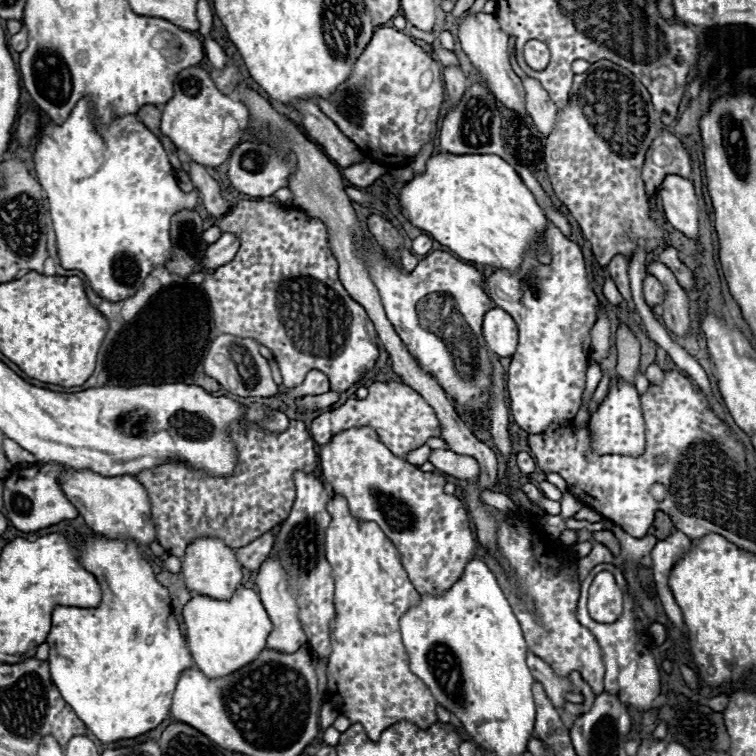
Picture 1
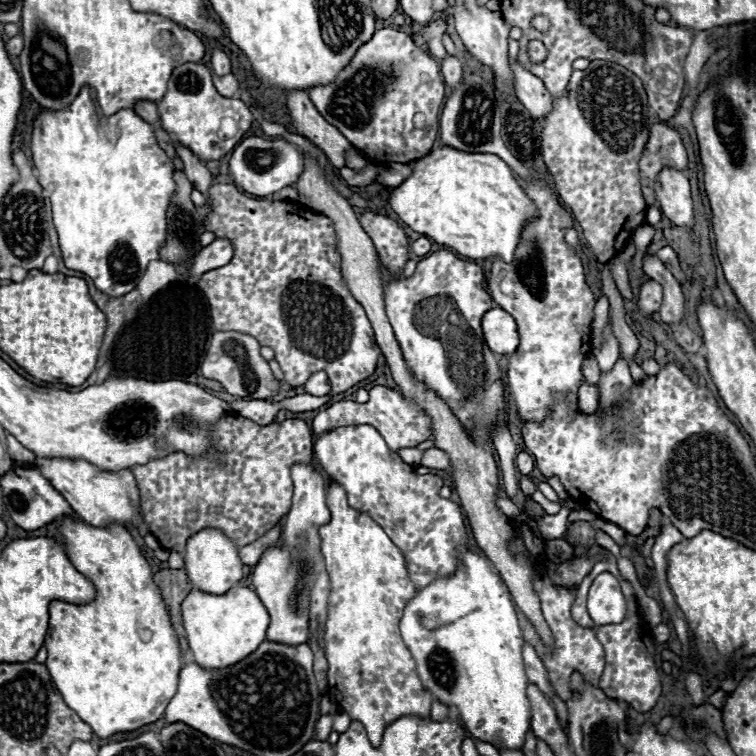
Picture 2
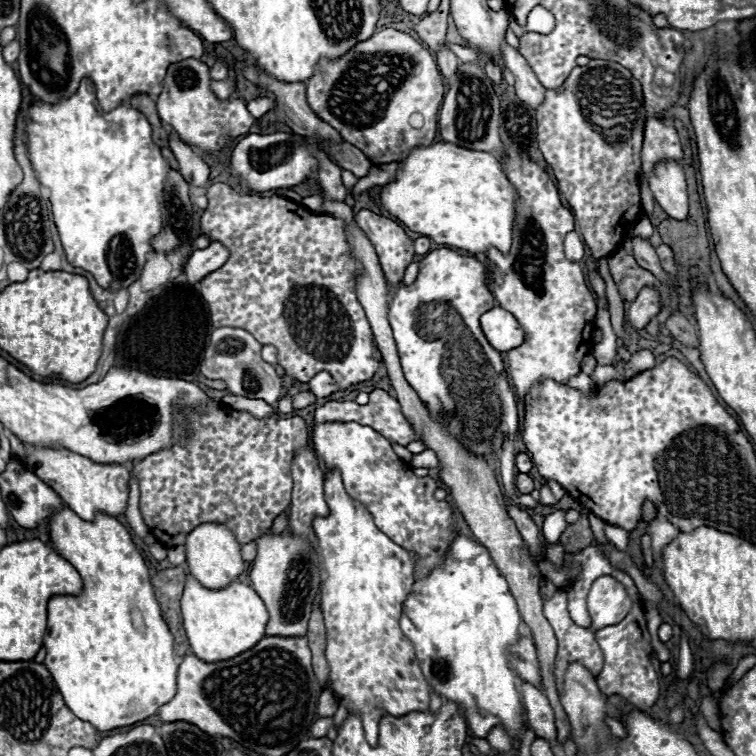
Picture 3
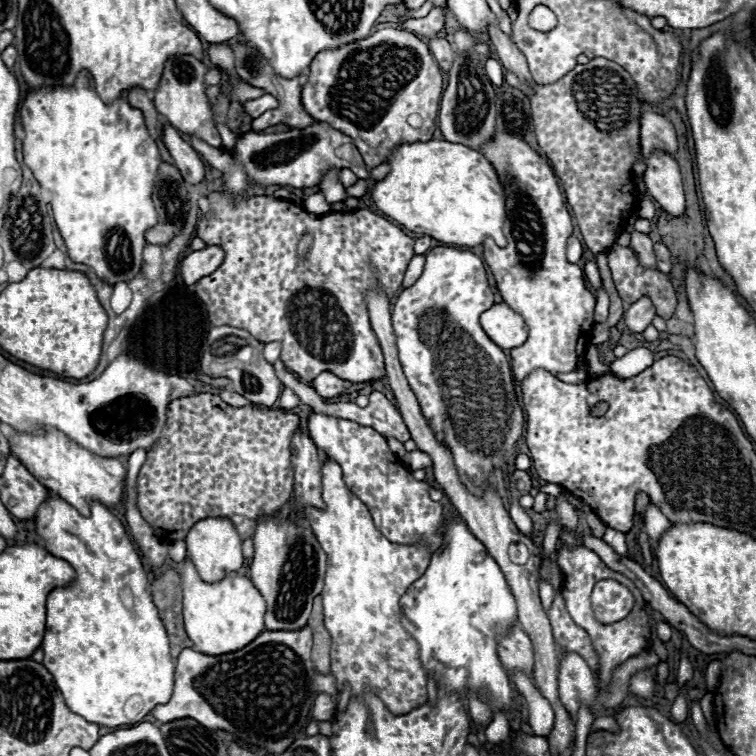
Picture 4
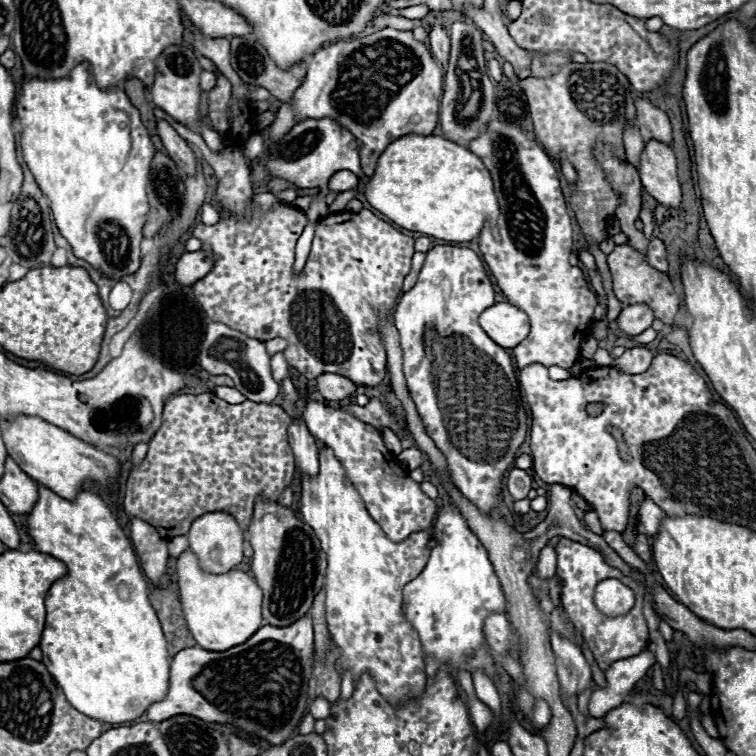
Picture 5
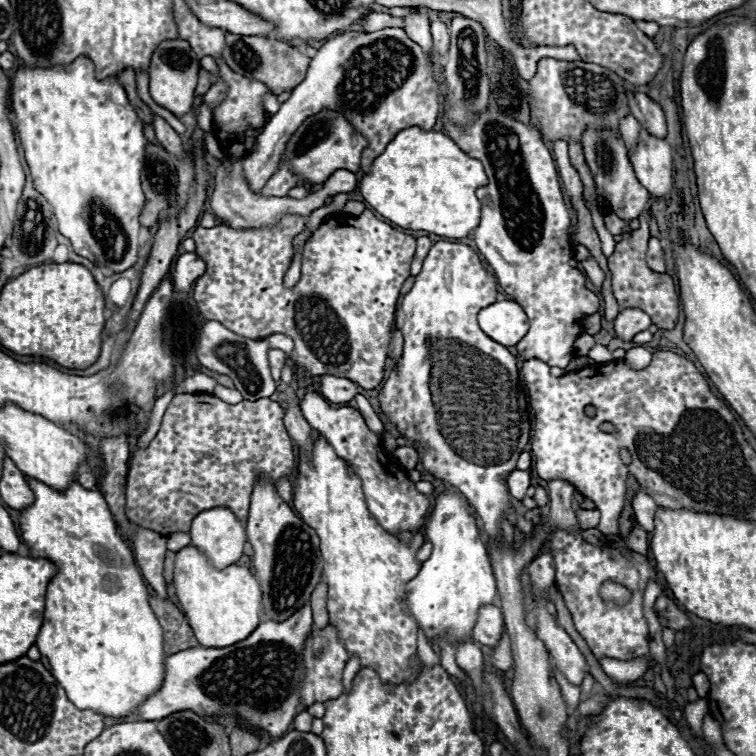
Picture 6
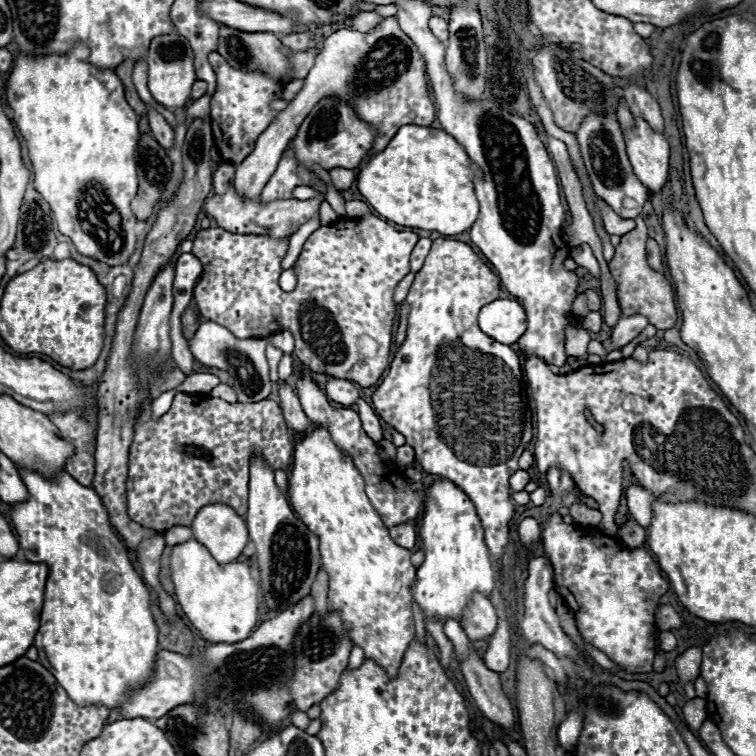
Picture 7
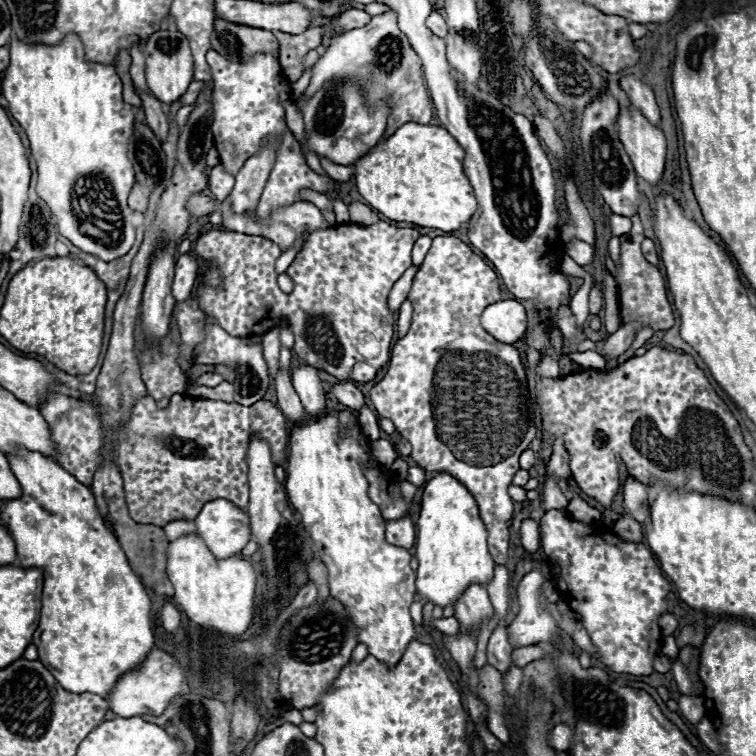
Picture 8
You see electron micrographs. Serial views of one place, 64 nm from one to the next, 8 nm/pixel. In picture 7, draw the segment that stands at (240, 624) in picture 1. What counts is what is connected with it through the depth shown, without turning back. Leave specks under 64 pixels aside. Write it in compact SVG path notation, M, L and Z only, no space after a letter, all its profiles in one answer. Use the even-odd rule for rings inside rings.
M194 538L172 546L170 576L176 586L176 600L192 626L208 642L240 642L248 638L258 620L258 582L244 562L218 564L210 552Z

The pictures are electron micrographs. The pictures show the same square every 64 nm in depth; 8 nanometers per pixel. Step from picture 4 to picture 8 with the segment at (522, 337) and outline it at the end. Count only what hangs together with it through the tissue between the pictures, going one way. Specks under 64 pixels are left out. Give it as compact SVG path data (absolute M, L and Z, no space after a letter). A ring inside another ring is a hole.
M500 300L484 308L482 326L500 342L514 344L526 332L526 310L516 300Z

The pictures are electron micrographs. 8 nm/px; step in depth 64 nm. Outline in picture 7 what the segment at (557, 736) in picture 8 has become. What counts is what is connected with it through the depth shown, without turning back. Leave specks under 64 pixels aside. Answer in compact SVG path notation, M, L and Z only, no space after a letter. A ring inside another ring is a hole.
M580 712L570 714L560 726L558 726L558 744L564 750L572 750L576 746L576 736L580 736Z

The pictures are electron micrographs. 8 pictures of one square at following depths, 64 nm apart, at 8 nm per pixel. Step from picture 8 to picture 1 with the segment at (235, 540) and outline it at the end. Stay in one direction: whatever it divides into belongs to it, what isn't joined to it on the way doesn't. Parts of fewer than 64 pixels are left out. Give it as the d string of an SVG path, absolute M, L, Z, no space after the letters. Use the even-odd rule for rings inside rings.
M200 536L188 544L186 556L182 560L182 574L192 592L208 598L216 598L216 600L228 600L228 596L232 596L232 592L242 582L242 566L236 560L234 550L226 546L224 540L212 538L212 536Z

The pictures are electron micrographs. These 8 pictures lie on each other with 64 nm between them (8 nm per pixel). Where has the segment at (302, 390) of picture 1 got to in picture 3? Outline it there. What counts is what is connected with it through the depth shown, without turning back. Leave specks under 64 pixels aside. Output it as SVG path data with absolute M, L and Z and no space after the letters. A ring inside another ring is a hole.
M318 372L310 382L308 382L308 388L316 394L316 398L326 398L334 392L338 392L338 384L334 382L334 378L328 374L328 372Z

